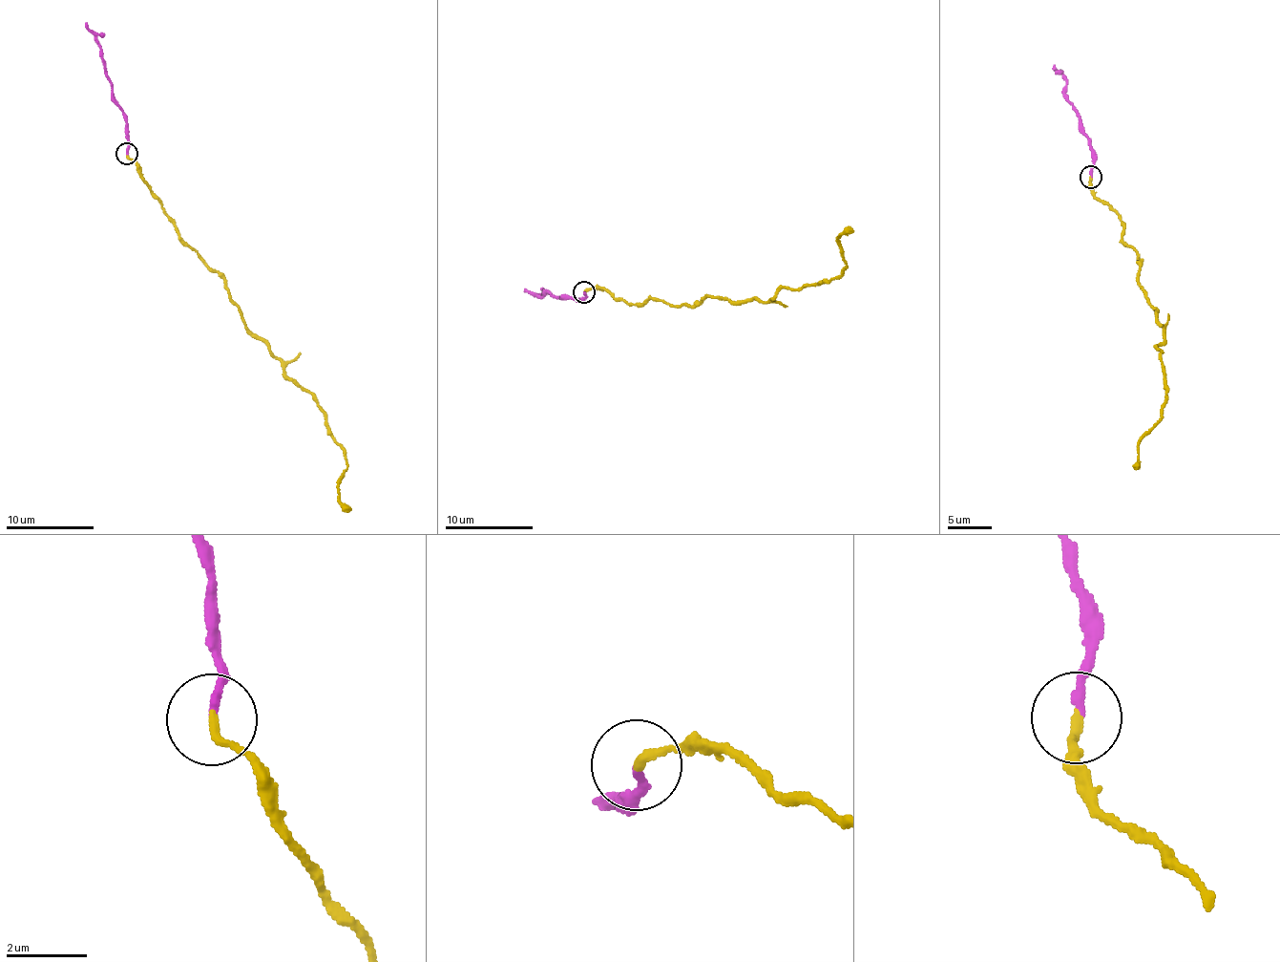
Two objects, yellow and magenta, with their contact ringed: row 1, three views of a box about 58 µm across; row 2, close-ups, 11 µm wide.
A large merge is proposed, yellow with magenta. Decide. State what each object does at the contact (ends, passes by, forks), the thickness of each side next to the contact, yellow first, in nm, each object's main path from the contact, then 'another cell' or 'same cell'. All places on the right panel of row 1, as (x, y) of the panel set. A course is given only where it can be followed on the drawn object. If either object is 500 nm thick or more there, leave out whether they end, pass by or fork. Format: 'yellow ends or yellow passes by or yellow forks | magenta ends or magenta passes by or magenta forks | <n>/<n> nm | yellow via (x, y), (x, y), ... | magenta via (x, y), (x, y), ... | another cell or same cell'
yellow ends | magenta ends | 240/190 nm | yellow via (1090, 178), (1091, 193), (1137, 252), (1138, 286), (1164, 330), (1157, 346), (1163, 418), (1138, 446), (1137, 466) | magenta via (1090, 175), (1090, 138), (1080, 121), (1080, 113), (1067, 100), (1067, 79), (1054, 65) | same cell

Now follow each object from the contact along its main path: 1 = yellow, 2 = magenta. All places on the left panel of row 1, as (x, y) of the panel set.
1: (126, 154), (184, 242), (222, 278), (249, 331), (283, 374), (313, 396), (344, 451), (338, 500), (351, 510)
2: (126, 152), (126, 116), (112, 92), (112, 83), (102, 65), (100, 43), (86, 23)

